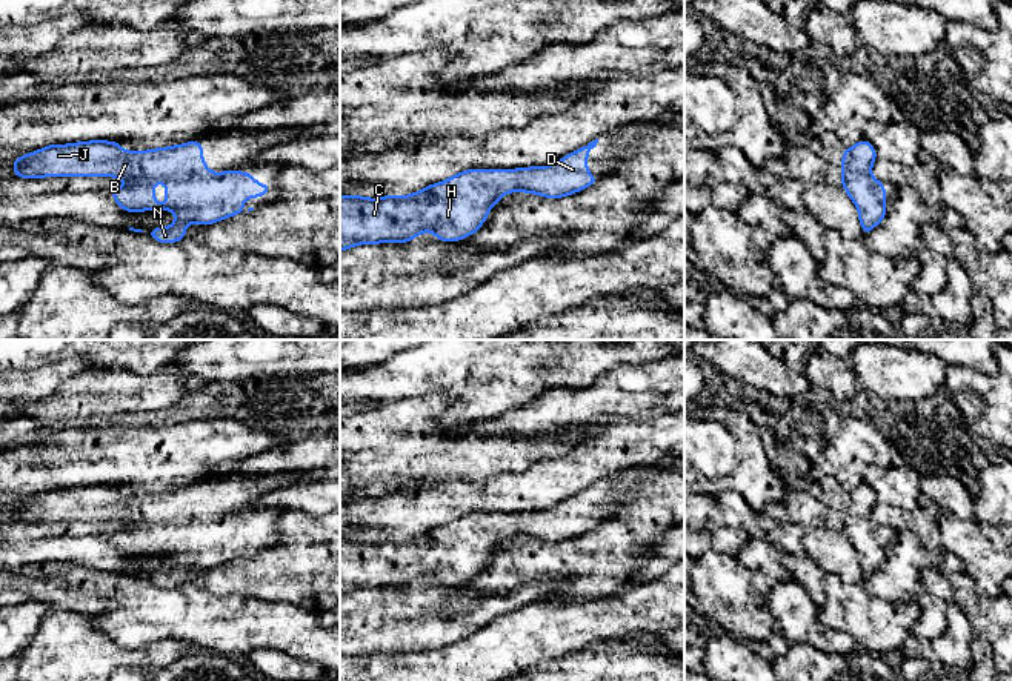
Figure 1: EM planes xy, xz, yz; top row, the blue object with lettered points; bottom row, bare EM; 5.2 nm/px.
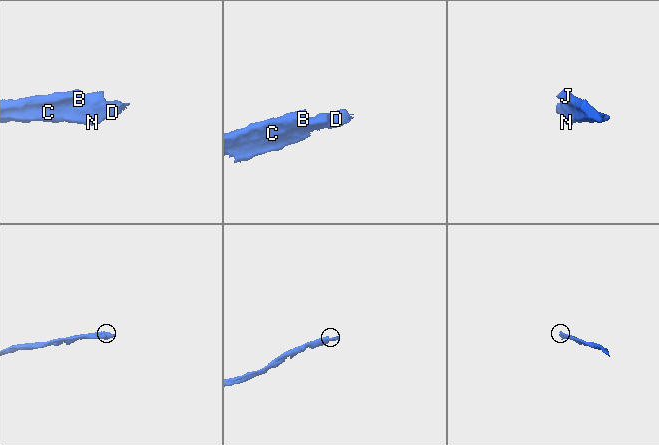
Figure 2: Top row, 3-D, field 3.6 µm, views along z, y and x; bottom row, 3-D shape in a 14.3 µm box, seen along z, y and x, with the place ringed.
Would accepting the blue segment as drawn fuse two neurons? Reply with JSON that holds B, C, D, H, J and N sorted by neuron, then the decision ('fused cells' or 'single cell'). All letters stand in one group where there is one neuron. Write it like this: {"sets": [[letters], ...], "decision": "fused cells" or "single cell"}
{"sets": [["B", "C", "D", "H", "J", "N"]], "decision": "single cell"}

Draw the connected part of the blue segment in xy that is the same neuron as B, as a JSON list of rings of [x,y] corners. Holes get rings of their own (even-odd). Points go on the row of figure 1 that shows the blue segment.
[[[78,141],[69,145],[49,145],[35,152],[25,154],[11,160],[14,177],[43,178],[43,177],[118,177],[128,183],[109,192],[117,204],[128,212],[141,211],[174,211],[175,221],[168,228],[154,228],[146,234],[158,243],[175,243],[188,238],[185,228],[189,223],[212,224],[243,211],[245,198],[257,198],[271,191],[271,184],[254,180],[251,172],[226,171],[209,172],[203,163],[201,141],[189,141],[177,146],[166,146],[149,151],[123,151],[118,141]],[[155,183],[166,183],[166,203],[155,204]]]

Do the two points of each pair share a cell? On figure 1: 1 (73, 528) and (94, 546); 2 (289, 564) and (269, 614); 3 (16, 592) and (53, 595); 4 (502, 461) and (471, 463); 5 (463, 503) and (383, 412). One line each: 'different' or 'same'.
1: different
2: different
3: same
4: same
5: different

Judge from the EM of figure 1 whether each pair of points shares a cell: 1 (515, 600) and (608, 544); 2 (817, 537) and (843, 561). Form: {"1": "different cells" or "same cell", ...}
{"1": "different cells", "2": "same cell"}

